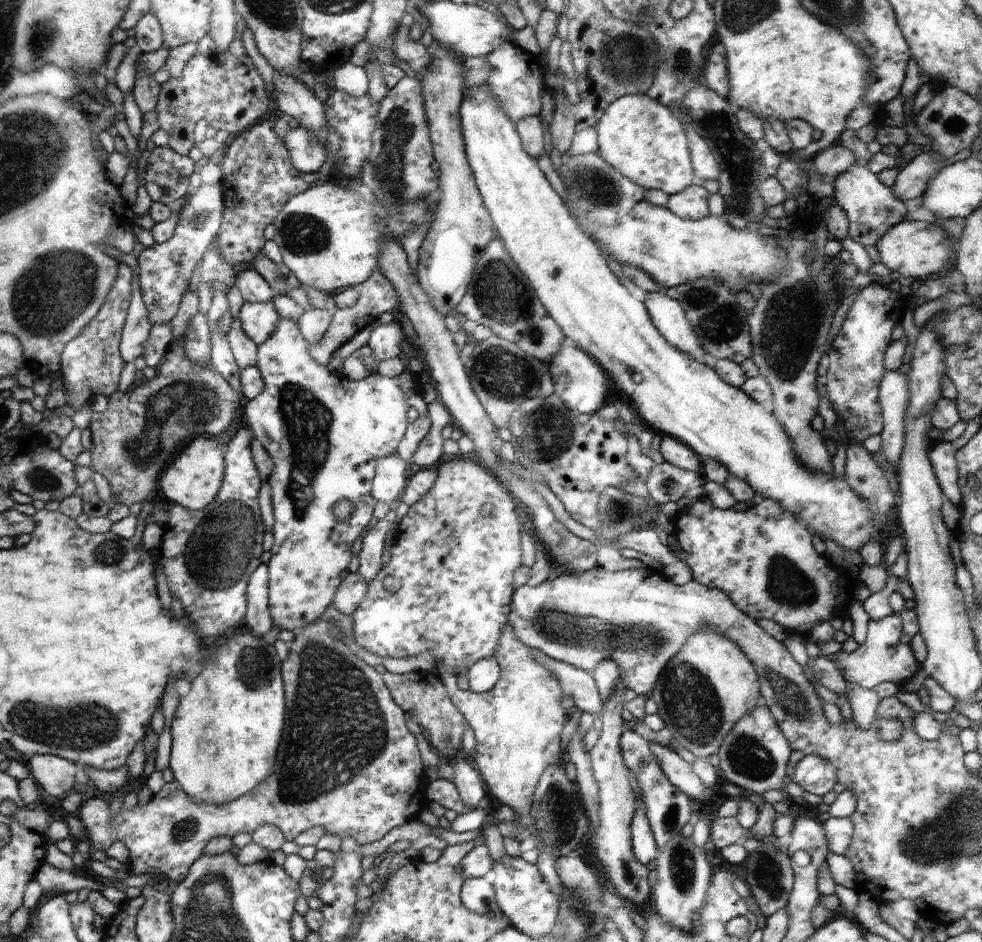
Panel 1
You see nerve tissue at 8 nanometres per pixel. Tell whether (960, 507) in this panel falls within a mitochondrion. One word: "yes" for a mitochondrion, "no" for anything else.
no

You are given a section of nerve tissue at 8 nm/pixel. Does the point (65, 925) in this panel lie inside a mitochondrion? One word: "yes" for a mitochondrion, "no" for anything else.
no

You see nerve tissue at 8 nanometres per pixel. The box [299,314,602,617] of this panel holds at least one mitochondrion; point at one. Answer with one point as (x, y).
(498, 371)

